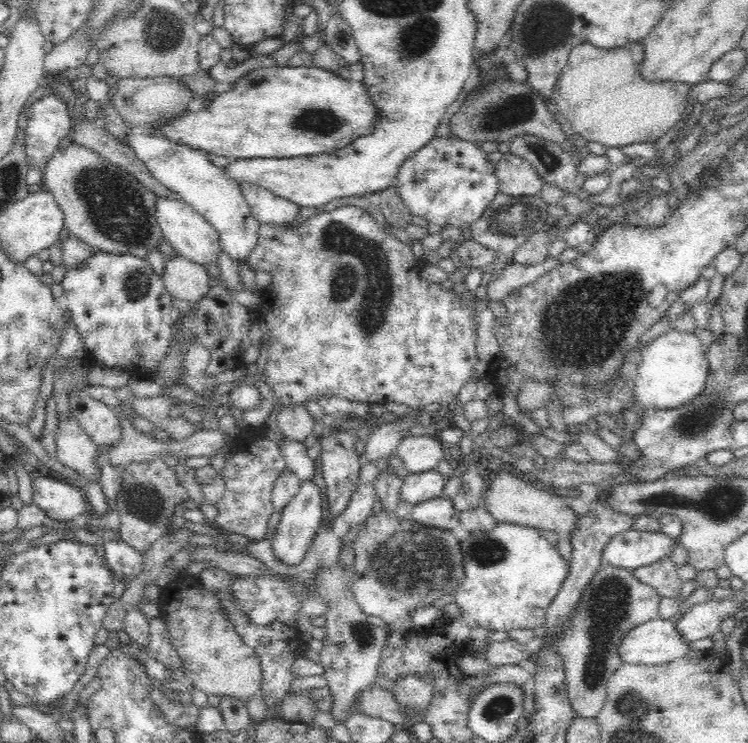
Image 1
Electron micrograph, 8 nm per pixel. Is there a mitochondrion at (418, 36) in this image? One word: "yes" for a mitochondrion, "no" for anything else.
yes

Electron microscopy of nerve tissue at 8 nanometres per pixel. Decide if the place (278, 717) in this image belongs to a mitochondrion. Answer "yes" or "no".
no

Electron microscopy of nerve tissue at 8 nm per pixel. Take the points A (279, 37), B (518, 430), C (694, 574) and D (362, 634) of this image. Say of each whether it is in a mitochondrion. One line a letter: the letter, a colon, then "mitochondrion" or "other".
A: other
B: other
C: other
D: mitochondrion

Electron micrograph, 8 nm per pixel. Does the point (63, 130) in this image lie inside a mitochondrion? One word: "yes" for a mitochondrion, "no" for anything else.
no

